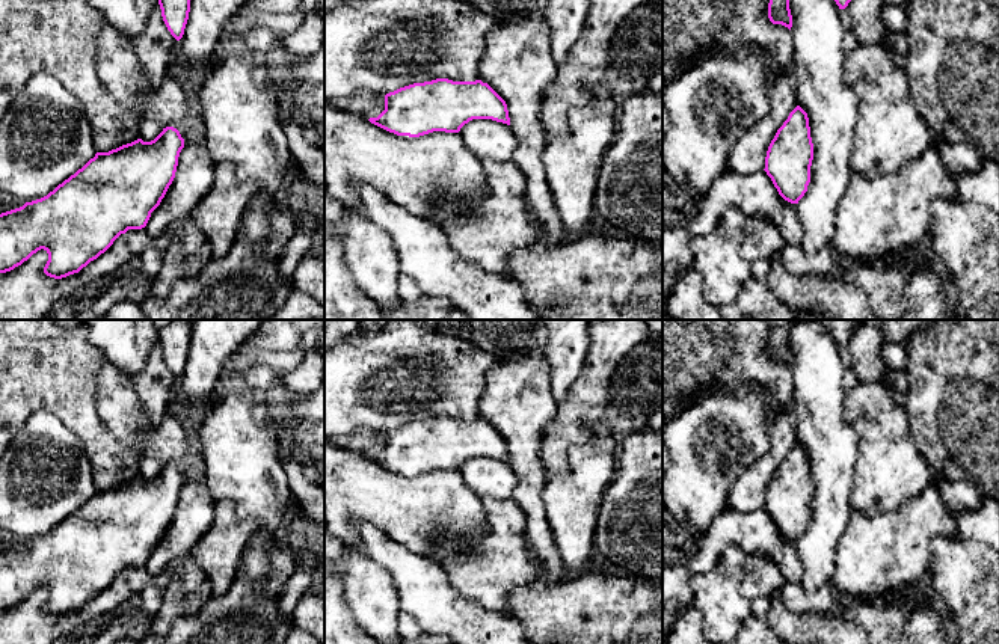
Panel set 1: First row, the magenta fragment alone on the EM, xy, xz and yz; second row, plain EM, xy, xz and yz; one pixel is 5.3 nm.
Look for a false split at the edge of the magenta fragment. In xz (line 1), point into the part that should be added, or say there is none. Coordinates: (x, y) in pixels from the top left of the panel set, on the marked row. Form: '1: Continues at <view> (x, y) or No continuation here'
1: No continuation here

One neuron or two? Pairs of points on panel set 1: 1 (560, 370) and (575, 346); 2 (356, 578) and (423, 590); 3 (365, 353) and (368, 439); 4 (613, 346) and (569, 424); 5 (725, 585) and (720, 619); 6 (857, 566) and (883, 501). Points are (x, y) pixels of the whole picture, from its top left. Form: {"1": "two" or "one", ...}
{"1": "one", "2": "two", "3": "two", "4": "one", "5": "one", "6": "two"}

